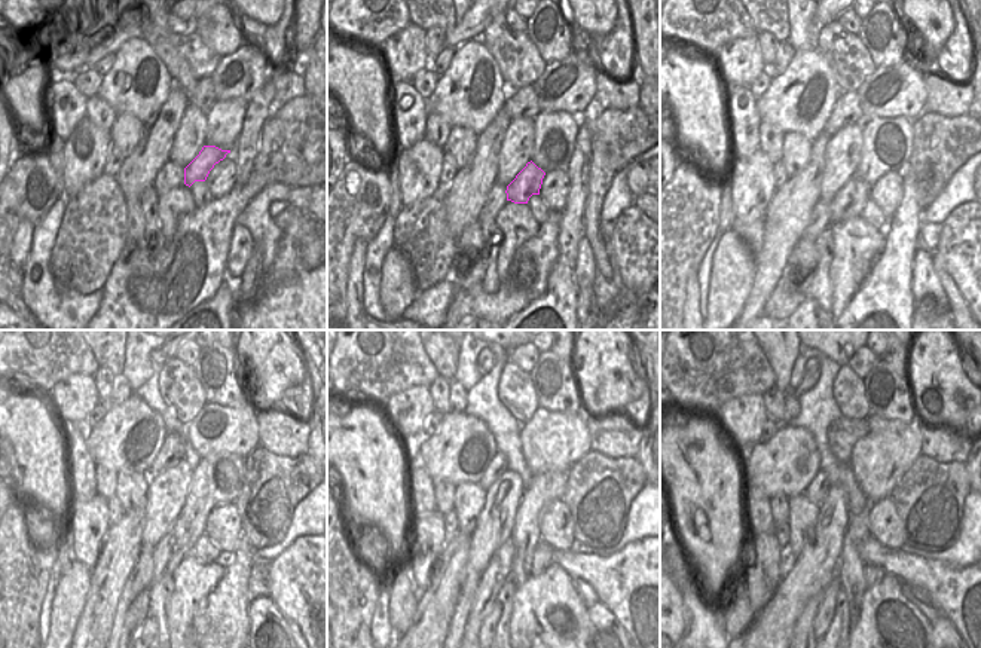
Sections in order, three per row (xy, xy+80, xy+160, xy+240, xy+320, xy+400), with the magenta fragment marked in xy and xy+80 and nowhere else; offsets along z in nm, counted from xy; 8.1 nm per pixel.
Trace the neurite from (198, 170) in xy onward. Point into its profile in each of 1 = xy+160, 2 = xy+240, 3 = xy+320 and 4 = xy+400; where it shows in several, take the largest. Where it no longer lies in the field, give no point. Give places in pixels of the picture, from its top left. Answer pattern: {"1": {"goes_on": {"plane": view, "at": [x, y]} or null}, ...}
{"1": {"goes_on": {"plane": "xy+160", "at": [849, 201]}}, "2": {"goes_on": {"plane": "xy+240", "at": [176, 544]}}, "3": {"goes_on": {"plane": "xy+320", "at": [498, 571]}}, "4": {"goes_on": {"plane": "xy+400", "at": [803, 632]}}}

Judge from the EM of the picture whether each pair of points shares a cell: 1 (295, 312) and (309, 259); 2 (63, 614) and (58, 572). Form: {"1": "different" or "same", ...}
{"1": "different", "2": "different"}

